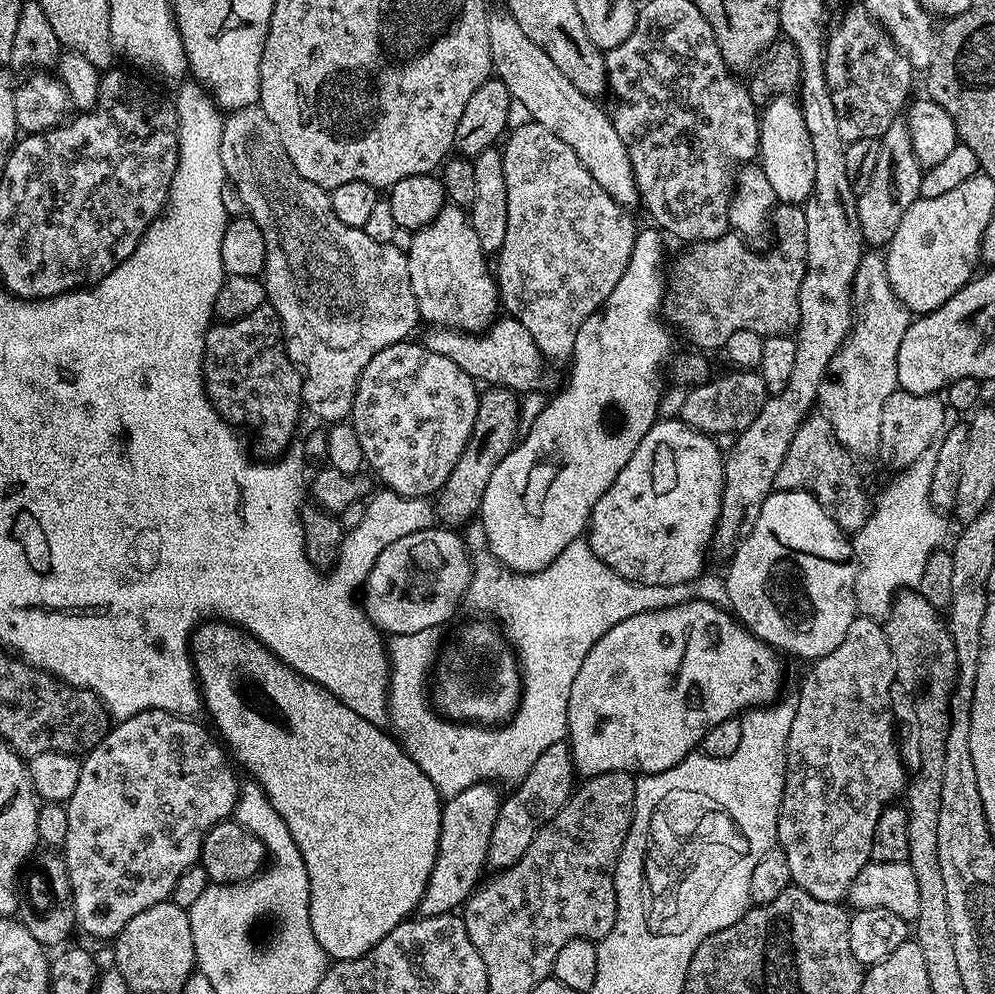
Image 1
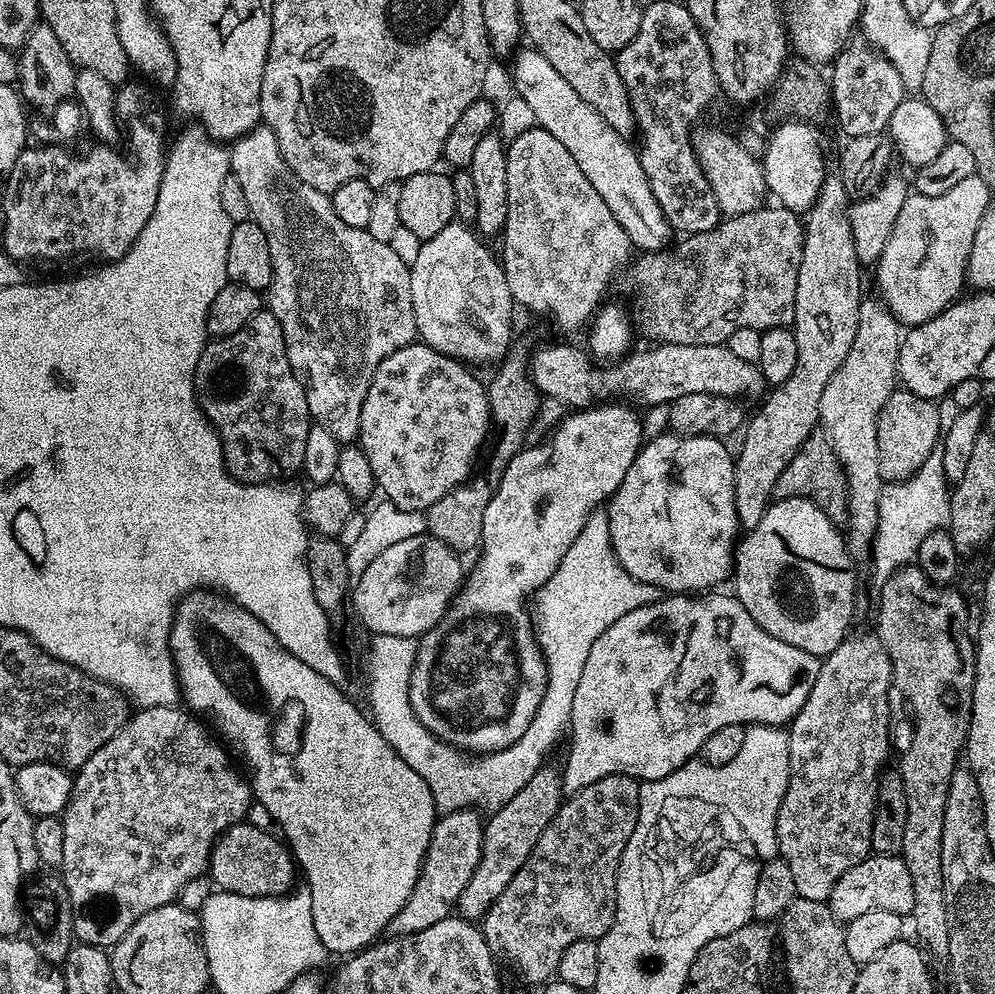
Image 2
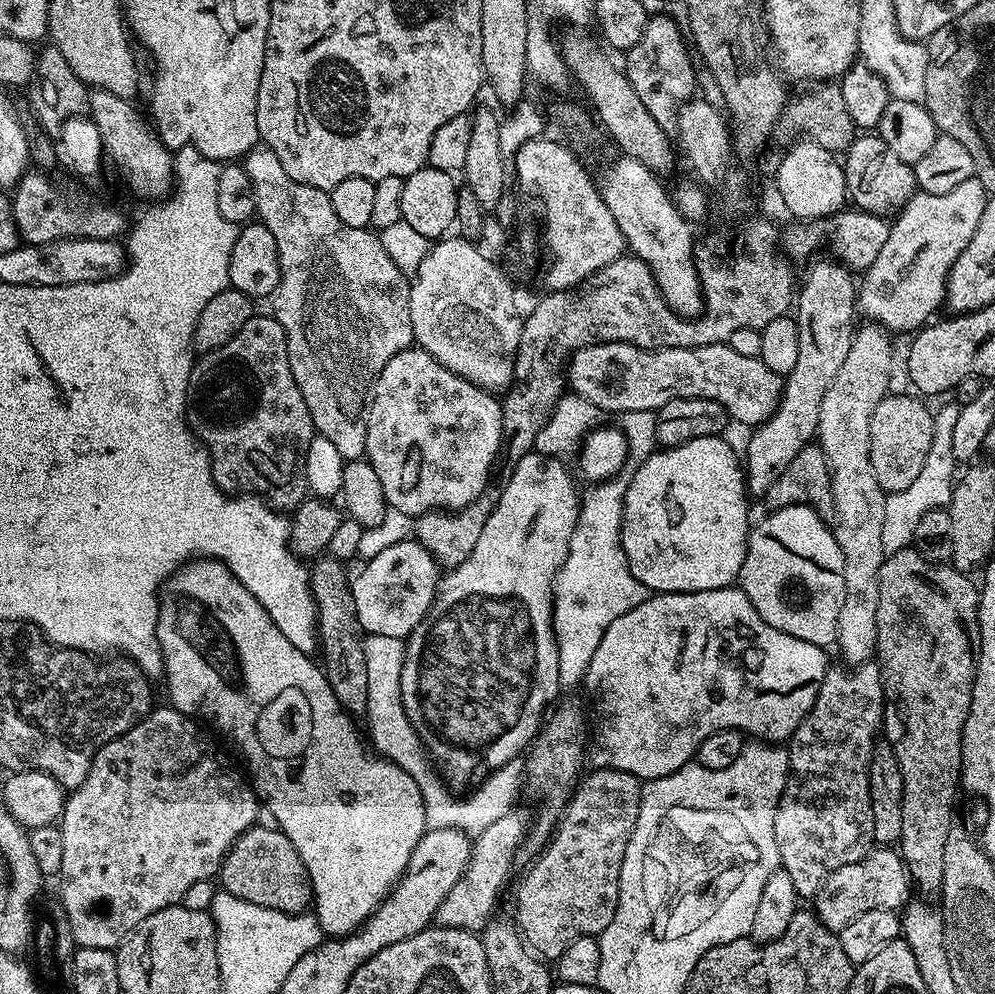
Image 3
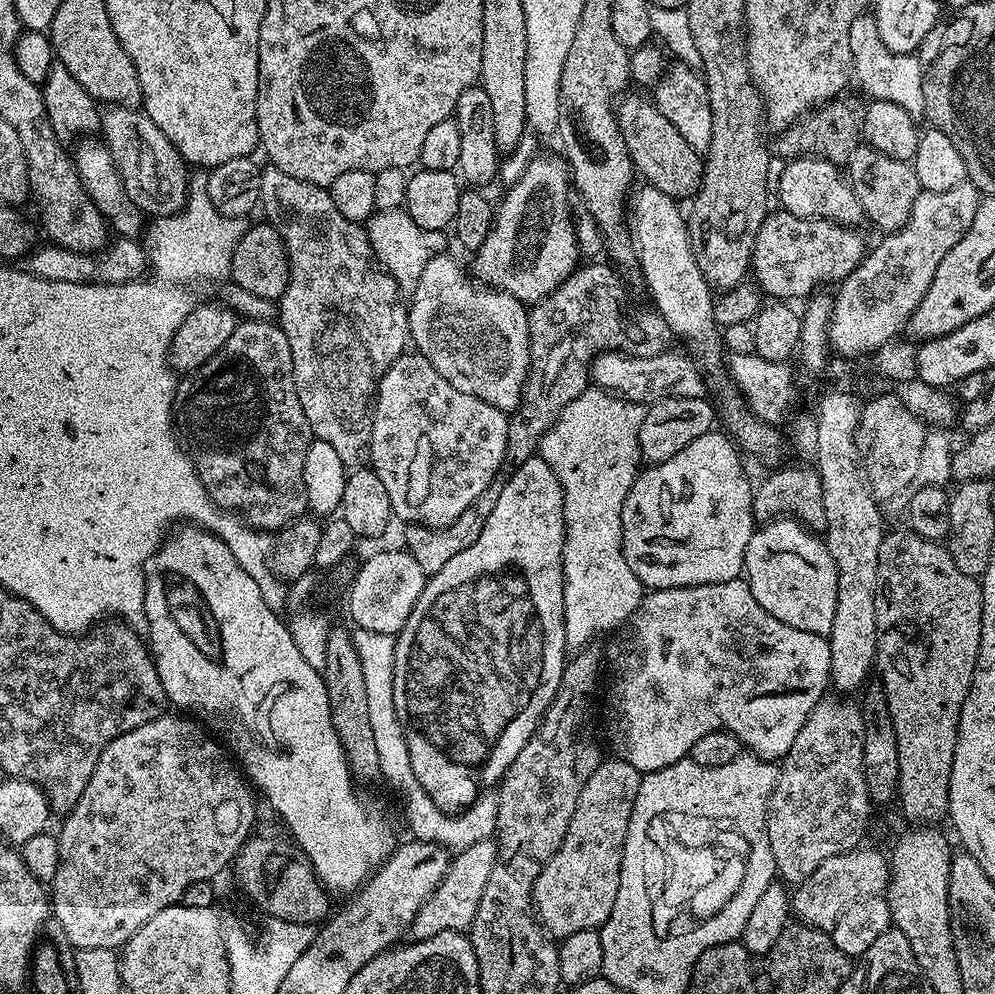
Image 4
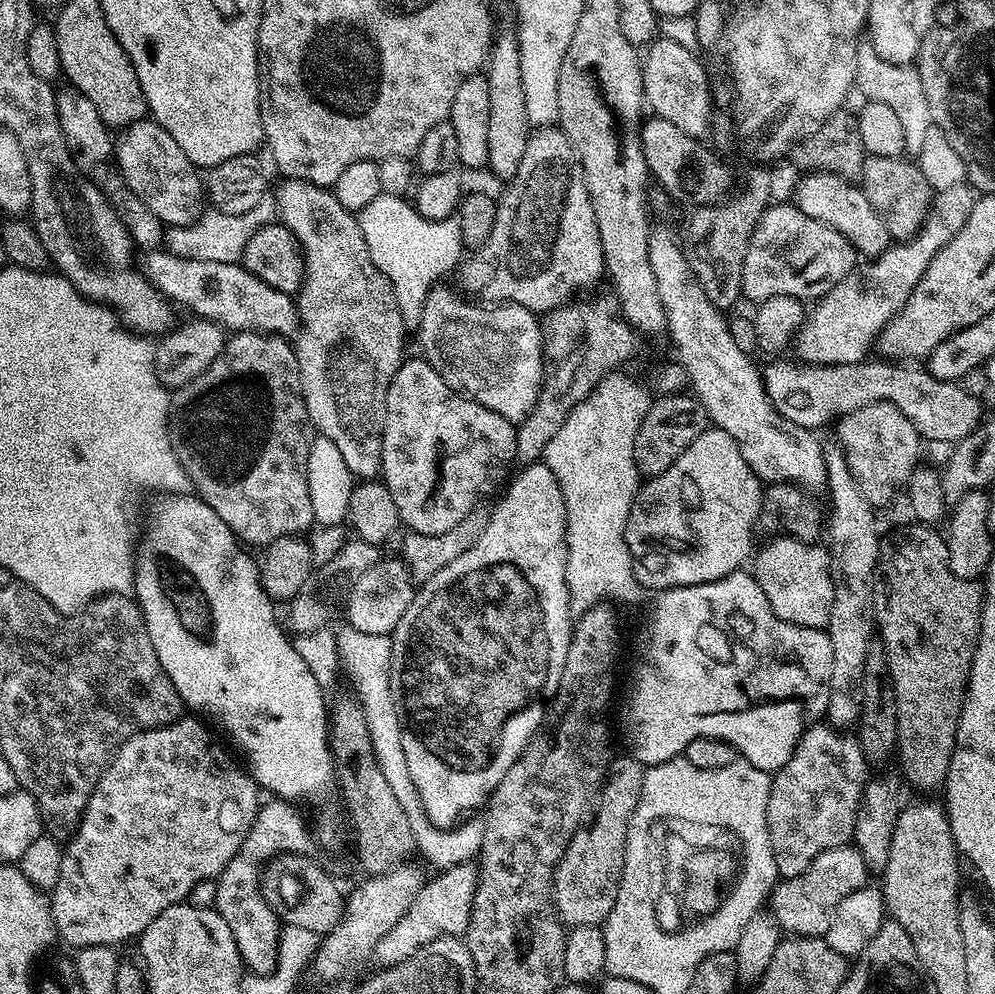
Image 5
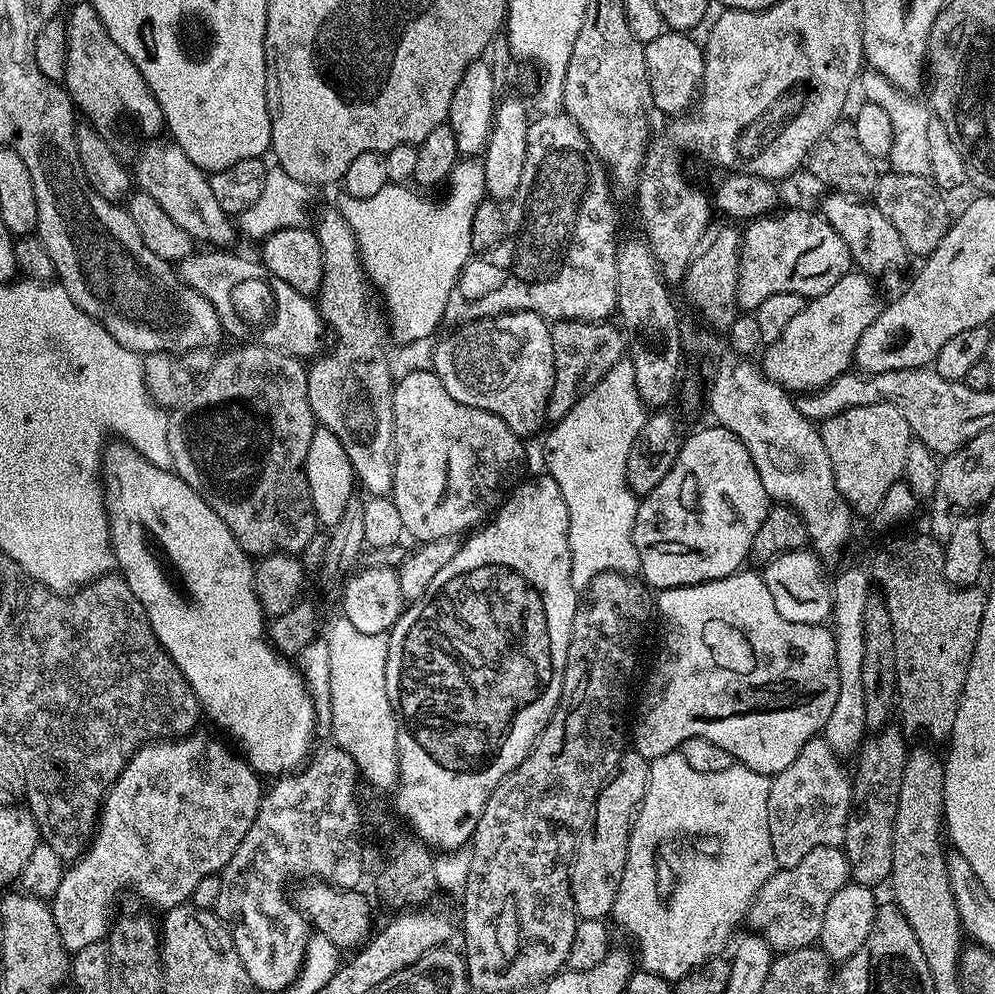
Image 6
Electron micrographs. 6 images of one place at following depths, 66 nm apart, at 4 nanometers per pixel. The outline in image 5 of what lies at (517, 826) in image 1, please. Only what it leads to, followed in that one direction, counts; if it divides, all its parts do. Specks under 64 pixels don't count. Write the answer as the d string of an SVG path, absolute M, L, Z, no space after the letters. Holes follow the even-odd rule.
M469 862L447 868L436 874L433 880L431 877L422 886L422 890L418 890L418 894L414 898L414 902L410 902L406 914L402 914L402 918L398 918L394 930L390 930L390 934L386 934L386 938L382 938L382 942L378 942L378 946L374 946L371 959L377 960L380 968L389 968L398 962L406 962L406 958L418 954L418 950L422 950L422 946L426 946L430 942L463 937L468 931L472 913L477 871L477 865Z

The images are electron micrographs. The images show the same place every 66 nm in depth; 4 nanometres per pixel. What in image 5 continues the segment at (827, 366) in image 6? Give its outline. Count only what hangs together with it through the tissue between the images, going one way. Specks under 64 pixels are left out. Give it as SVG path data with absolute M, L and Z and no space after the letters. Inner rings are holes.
M967 183L935 193L924 227L917 236L893 243L881 256L853 268L838 286L815 301L816 309L805 315L804 325L794 341L795 359L806 364L859 364L865 359L873 351L882 329L906 306L934 254L966 226L973 203L974 192Z

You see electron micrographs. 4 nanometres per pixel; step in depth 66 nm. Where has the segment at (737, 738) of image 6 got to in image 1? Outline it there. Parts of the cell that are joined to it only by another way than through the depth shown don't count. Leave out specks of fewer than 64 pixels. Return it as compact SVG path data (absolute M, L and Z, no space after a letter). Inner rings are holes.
M705 600L682 602L669 608L650 610L642 614L634 614L634 618L626 618L626 622L620 622L618 626L608 630L594 646L590 646L590 654L586 654L578 675L574 677L574 686L570 686L566 740L572 749L573 768L581 777L591 778L607 772L631 772L633 774L665 772L678 766L678 762L685 760L691 752L697 751L698 745L703 741L706 730L710 730L710 726L718 726L720 720L739 717L749 708L771 704L781 695L780 683L784 680L784 668L780 665L779 658L781 659L777 649L771 648L763 640L759 640L754 633L748 631L732 615L731 611Z

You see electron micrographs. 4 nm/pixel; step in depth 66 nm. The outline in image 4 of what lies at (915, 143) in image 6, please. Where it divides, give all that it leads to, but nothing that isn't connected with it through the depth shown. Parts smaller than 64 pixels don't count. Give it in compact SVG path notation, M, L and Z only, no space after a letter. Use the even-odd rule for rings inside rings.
M865 14L854 18L854 26L850 26L850 54L855 83L860 83L872 100L894 102L911 116L924 116L920 57L910 52L891 52L878 30L875 15Z

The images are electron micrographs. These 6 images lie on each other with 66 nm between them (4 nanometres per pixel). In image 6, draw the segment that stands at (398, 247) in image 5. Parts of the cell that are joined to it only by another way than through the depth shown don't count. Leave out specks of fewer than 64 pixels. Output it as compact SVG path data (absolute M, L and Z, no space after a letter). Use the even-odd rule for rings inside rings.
M461 158L456 161L452 175L446 181L448 193L445 194L444 200L438 201L437 204L424 196L419 196L424 195L419 191L411 192L411 187L391 182L371 198L341 195L338 211L344 215L354 234L360 251L360 260L364 263L364 273L368 275L373 289L382 301L393 341L401 340L404 344L412 344L415 340L424 340L439 324L442 324L450 290L456 288L460 272L473 255L474 210L478 210L478 206L486 199L485 186L483 159Z

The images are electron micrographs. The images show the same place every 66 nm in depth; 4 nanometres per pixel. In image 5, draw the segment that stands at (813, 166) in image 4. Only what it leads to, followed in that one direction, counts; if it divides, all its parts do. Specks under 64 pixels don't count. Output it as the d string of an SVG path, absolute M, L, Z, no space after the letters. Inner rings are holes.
M810 172L801 177L800 185L796 188L794 203L802 210L802 214L838 230L838 234L845 236L861 257L881 256L890 247L894 240L893 236L888 232L886 223L875 212L870 199L860 186L829 172Z

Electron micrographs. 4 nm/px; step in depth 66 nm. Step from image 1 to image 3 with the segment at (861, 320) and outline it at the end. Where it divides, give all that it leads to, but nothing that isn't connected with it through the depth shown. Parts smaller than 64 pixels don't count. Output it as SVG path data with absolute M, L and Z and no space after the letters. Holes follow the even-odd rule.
M864 322L855 329L850 346L850 354L846 354L846 362L842 362L838 374L834 374L834 382L830 382L830 390L826 390L826 398L822 398L822 414L818 414L818 447L823 450L828 459L828 465L832 471L832 489L834 490L834 510L836 518L834 521L834 531L836 541L844 555L844 573L846 574L846 598L842 598L842 614L838 614L838 634L836 635L835 647L840 648L840 656L845 665L855 666L858 664L869 663L872 657L876 656L876 635L878 634L878 586L880 585L880 567L884 565L885 550L882 546L882 522L886 522L886 506L884 505L885 490L874 478L874 466L870 466L870 414L874 414L874 406L882 402L882 398L889 395L890 388L888 383L892 380L892 340L888 329L880 324Z

